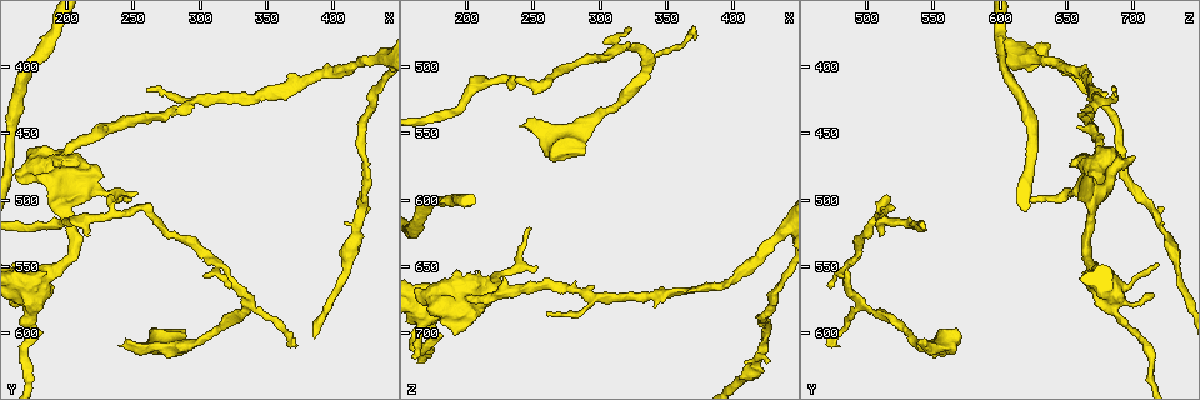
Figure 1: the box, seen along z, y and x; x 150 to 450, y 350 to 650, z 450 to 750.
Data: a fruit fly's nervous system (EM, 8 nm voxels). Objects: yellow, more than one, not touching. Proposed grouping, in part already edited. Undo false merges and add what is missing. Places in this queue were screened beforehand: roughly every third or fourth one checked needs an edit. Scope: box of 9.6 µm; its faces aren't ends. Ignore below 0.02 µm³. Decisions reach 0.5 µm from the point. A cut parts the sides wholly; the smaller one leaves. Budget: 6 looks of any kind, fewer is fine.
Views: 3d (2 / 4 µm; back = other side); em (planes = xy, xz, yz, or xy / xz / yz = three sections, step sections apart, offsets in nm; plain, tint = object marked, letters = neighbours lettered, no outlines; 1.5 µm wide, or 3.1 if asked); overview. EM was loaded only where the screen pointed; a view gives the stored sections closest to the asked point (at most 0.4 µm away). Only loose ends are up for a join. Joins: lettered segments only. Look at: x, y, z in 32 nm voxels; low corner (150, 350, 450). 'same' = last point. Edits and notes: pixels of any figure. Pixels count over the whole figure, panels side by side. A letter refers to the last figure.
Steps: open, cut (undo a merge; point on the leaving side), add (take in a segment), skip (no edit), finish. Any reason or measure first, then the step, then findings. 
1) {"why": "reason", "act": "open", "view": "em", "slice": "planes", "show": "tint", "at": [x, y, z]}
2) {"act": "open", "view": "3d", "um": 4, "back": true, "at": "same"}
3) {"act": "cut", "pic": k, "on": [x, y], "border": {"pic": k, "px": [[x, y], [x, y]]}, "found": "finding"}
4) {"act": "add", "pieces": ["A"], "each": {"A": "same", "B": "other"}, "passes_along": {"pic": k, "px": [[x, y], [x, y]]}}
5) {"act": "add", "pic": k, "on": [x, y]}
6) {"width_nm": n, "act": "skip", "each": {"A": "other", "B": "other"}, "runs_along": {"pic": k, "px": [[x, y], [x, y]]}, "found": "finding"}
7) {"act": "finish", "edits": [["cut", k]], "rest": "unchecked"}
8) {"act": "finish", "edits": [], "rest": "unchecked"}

{"why": "thin end", "act": "open", "view": "3d", "um": 2, "at": [372, 610, 480]}

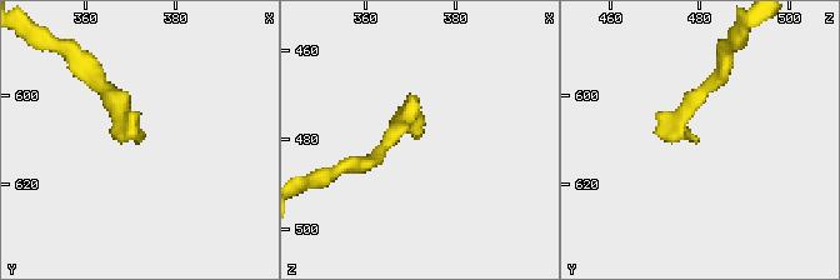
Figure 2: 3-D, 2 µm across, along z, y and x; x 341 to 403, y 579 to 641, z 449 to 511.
{"act": "open", "view": "em", "slice": "planes", "show": "tint", "at": [373, 610, 479]}

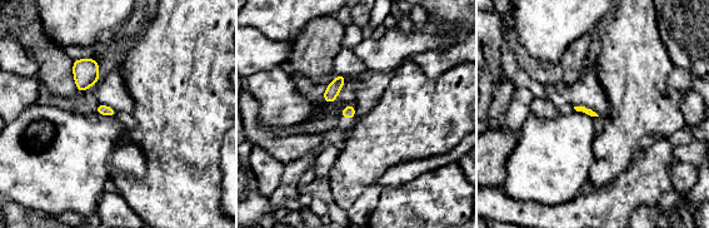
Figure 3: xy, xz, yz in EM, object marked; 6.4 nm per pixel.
{"why": "see the neighbours", "act": "open", "view": "em", "slice": "planes", "show": "letters", "at": "same"}

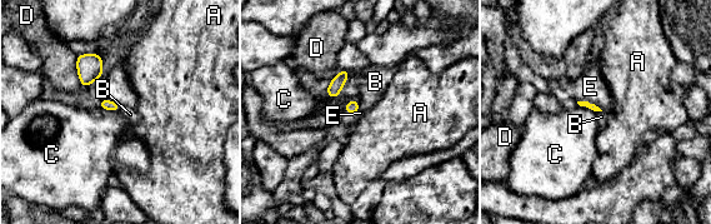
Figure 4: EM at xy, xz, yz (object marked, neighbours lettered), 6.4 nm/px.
{"act": "skip", "each": {"A": "other", "B": "other", "C": "other", "D": "other", "E": "other"}, "found": "none of them fits"}

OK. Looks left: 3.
{"why": "stops while still wide", "act": "open", "view": "3d", "um": 2, "at": [196, 476, 652]}

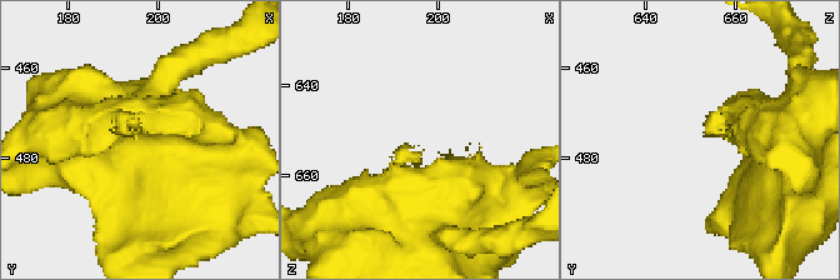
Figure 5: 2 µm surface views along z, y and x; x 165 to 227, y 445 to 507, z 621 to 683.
{"why": "need the tissue", "act": "open", "view": "em", "slice": "xz", "step": 8, "show": "letters", "at": [195, 475, 653]}

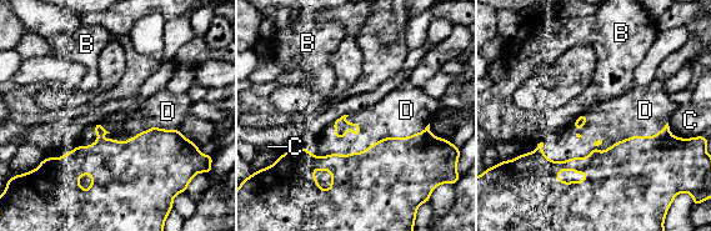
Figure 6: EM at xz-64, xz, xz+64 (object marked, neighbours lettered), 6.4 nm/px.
{"longest_contact_nm": ["D", 850], "act": "add", "pieces": ["D"], "each": {"B": "other", "C": "other", "D": "same"}, "found": "it goes on there"}

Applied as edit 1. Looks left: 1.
{"why": "branch stops here", "act": "open", "view": "em", "slice": "planes", "show": "letters", "at": [254, 494, 650]}

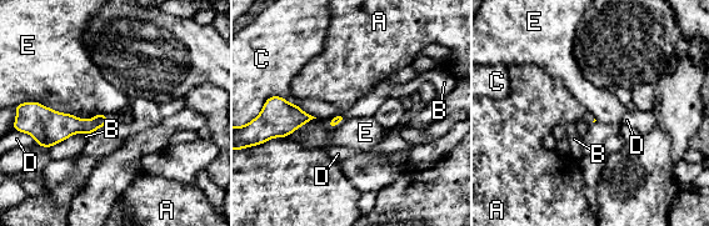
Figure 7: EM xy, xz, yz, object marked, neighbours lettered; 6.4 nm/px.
{"act": "skip", "each": {"A": "other", "B": "other", "C": "other", "D": "other", "E": "other"}, "border": {"pic": 7, "px": [[26, 101], [38, 101], [73, 115]]}, "found": "none of them fits"}

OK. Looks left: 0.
{"act": "finish", "edits": [["add", 6]], "rest": "unchecked"}

